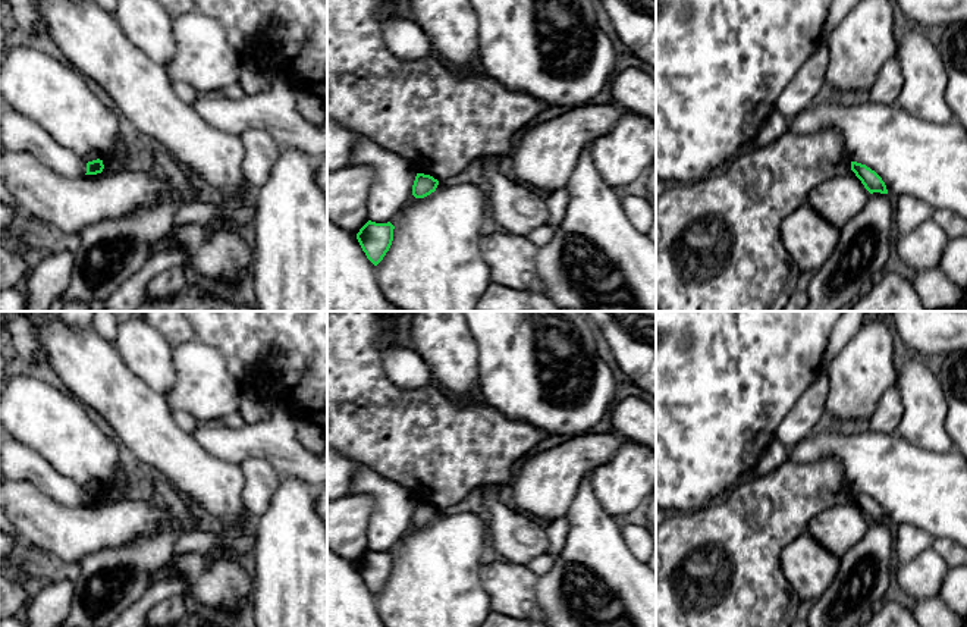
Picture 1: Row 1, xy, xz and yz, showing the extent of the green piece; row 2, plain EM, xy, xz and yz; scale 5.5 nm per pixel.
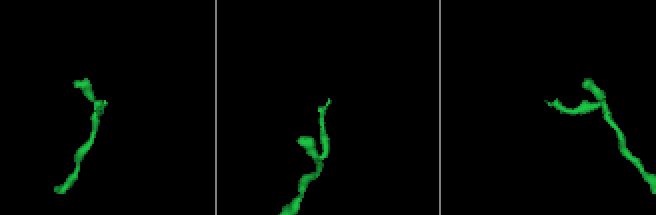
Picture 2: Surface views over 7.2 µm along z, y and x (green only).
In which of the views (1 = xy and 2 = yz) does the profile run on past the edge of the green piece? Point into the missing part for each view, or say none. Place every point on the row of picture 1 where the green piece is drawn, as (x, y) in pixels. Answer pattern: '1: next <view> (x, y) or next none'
1: next none
2: next none

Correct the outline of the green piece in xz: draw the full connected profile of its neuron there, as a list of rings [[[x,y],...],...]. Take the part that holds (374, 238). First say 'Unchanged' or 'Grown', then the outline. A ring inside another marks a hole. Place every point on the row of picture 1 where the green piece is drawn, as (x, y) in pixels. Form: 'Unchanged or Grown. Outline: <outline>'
Unchanged. Outline: [[[368,220],[357,233],[362,251],[374,266],[377,266],[389,251],[393,241],[393,229],[395,226],[390,222],[376,223]]]

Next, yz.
Unchanged. Outline: [[[851,162],[851,170],[855,173],[855,176],[861,181],[861,184],[870,194],[888,194],[886,185],[882,178],[866,164]]]

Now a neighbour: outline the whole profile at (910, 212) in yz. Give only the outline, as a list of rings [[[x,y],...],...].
[[[911,195],[894,198],[895,239],[914,231],[924,220],[932,219],[933,207]]]

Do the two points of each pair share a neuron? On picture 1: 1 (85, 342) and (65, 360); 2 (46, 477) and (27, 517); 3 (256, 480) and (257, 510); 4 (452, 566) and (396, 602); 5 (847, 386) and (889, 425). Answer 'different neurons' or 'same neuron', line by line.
1: same neuron
2: different neurons
3: same neuron
4: same neuron
5: different neurons

